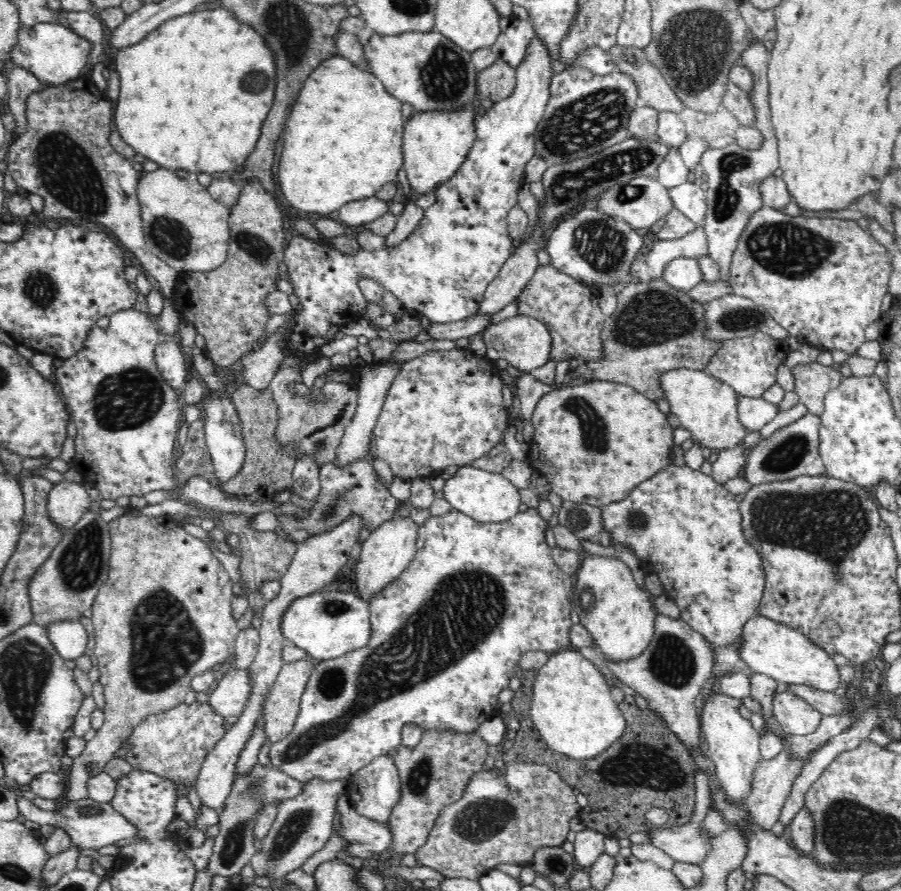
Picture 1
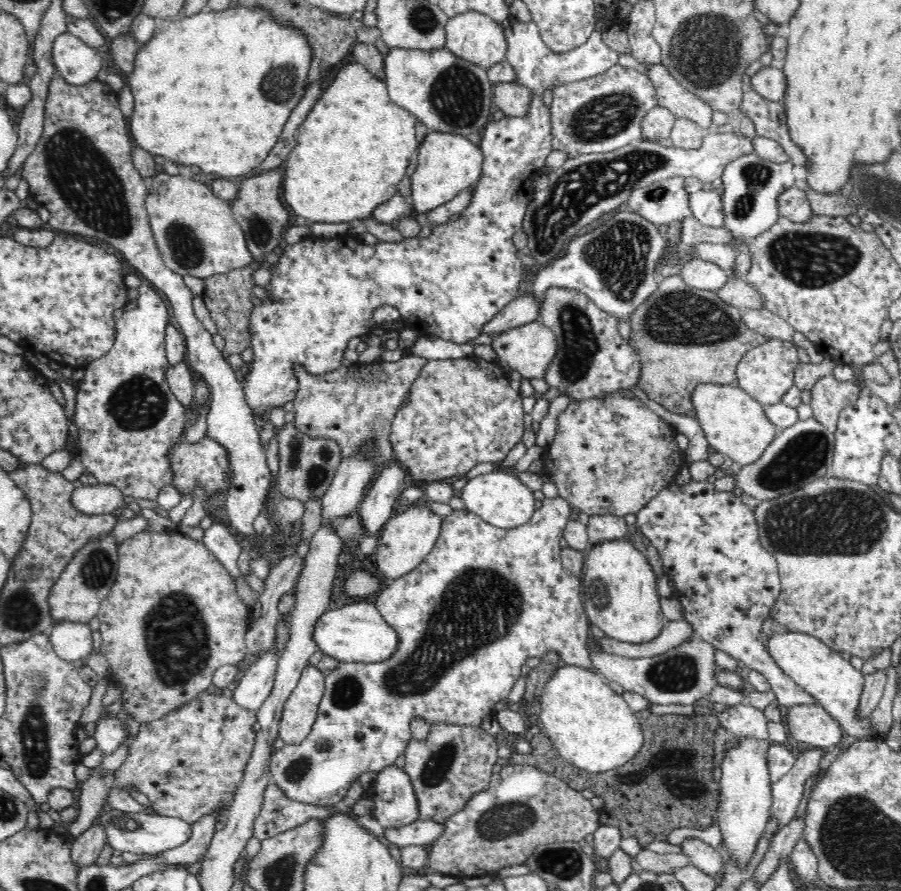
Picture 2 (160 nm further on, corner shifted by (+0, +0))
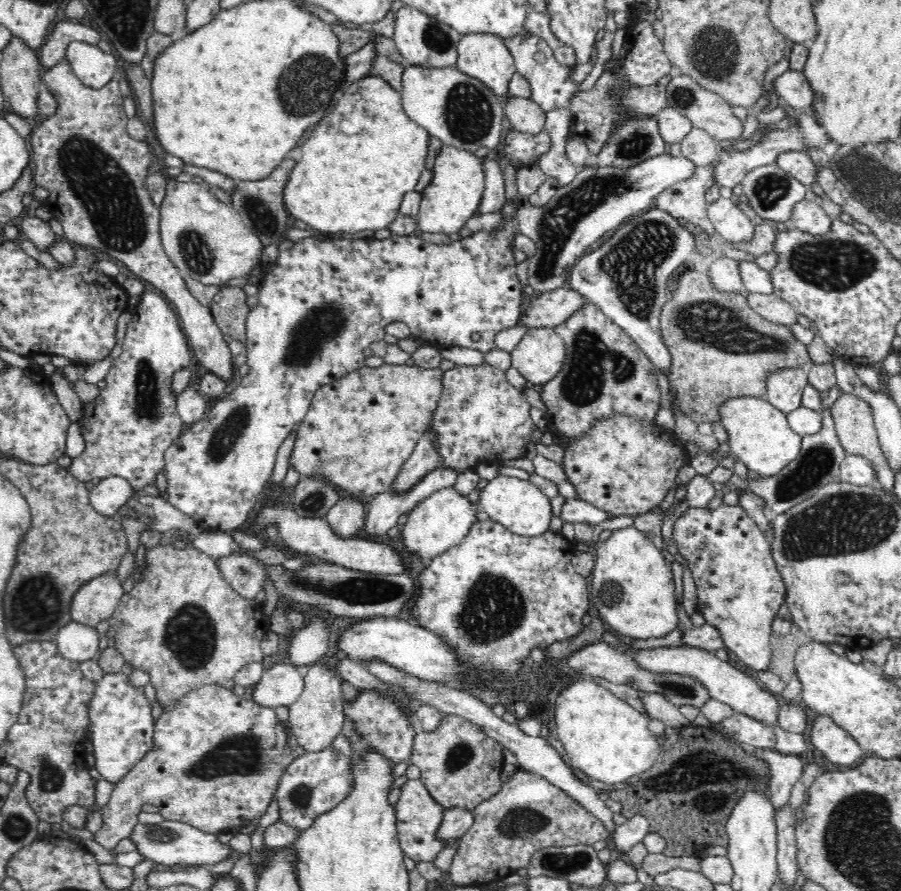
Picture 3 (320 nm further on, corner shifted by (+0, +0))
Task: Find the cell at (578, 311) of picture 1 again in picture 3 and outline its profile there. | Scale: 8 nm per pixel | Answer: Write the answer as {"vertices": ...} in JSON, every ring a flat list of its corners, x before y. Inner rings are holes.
{"vertices":[[587,301,554,330,564,340,564,362,560,371,543,384,541,392,552,436,562,432,566,438,572,438,592,423,592,418,616,411,630,412,648,422,656,422,662,394,655,366,624,329]]}

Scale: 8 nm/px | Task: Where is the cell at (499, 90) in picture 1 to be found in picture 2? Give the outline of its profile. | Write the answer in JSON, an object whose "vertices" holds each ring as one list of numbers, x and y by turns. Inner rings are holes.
{"vertices":[[515,81,514,83,499,83,493,86,492,102,504,114,520,115,525,113,525,108,532,96,526,86]]}

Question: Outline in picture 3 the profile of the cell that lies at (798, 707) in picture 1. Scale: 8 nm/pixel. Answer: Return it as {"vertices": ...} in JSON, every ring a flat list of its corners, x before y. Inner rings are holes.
{"vertices":[[818,714,808,733,814,747,834,764,853,766,862,754,867,753,850,733,829,716]]}

